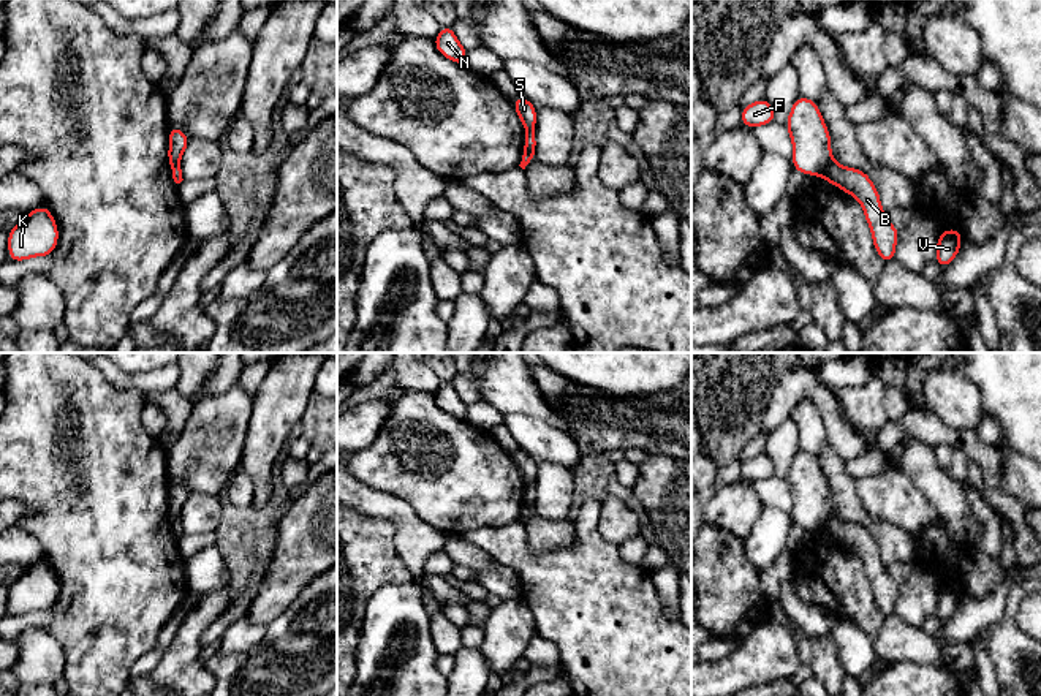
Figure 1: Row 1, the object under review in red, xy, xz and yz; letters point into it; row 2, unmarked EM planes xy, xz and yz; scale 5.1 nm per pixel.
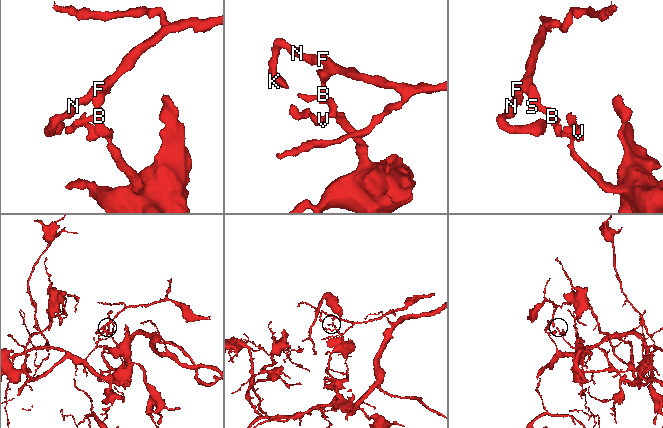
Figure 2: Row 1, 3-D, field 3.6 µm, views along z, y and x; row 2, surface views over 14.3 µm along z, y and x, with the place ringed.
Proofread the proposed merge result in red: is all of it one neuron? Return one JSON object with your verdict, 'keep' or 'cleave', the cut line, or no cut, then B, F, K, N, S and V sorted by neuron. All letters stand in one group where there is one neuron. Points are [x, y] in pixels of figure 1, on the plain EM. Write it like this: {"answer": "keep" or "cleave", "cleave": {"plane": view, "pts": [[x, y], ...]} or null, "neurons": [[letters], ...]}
{"answer": "cleave", "cleave": {"plane": "yz", "pts": [[832, 514], [820, 529]]}, "neurons": [["B", "V"], ["F", "K", "N", "S"]]}

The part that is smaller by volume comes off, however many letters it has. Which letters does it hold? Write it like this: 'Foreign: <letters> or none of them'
Foreign: F, K, N, S

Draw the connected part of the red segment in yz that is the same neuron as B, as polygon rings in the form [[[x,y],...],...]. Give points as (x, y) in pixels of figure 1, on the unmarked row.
[[[831,516],[821,531],[859,555],[870,581],[876,607],[884,617],[894,615],[899,584],[886,573],[880,547],[870,531],[861,524],[845,522],[837,516]]]

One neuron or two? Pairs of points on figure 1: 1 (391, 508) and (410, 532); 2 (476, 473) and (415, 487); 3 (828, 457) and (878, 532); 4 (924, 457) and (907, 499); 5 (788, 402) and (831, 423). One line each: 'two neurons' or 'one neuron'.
1: one neuron
2: one neuron
3: one neuron
4: two neurons
5: one neuron

